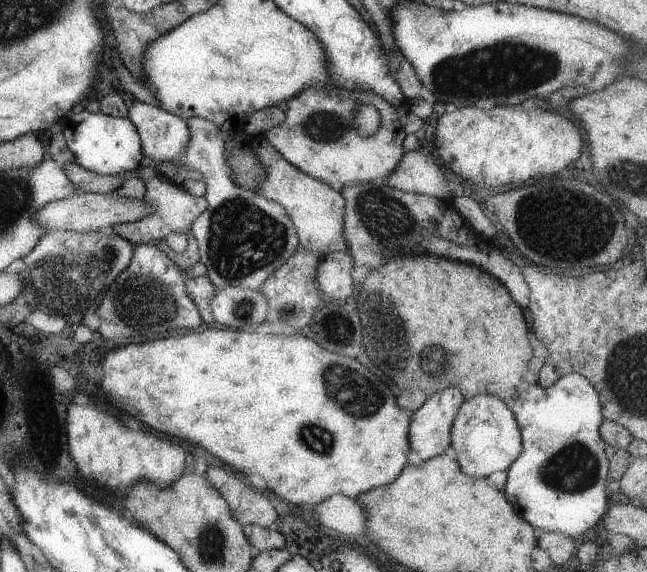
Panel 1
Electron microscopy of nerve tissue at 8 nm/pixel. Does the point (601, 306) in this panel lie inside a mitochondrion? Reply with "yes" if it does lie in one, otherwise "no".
no

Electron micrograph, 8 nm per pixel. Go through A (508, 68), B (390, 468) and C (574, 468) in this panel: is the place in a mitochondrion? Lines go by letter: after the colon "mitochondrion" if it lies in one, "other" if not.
A: mitochondrion
B: other
C: mitochondrion

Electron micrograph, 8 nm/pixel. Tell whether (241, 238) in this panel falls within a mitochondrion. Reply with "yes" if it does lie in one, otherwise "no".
yes

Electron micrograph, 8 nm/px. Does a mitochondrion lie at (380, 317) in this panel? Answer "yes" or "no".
yes

